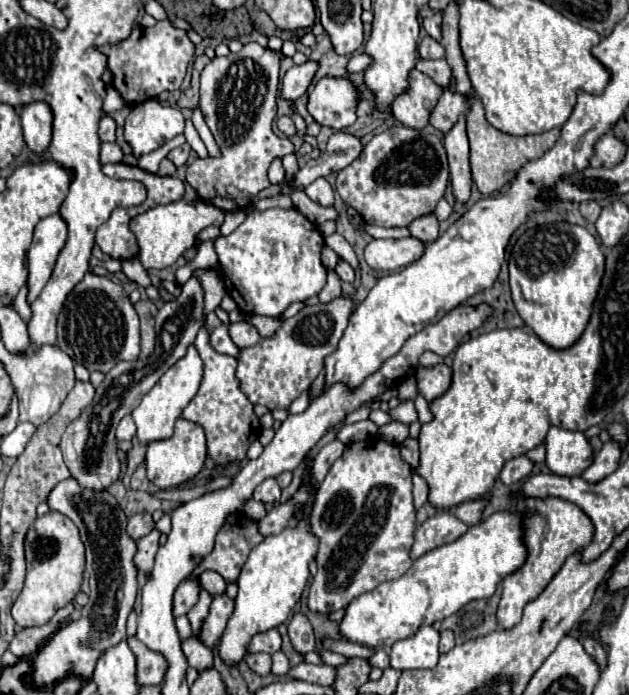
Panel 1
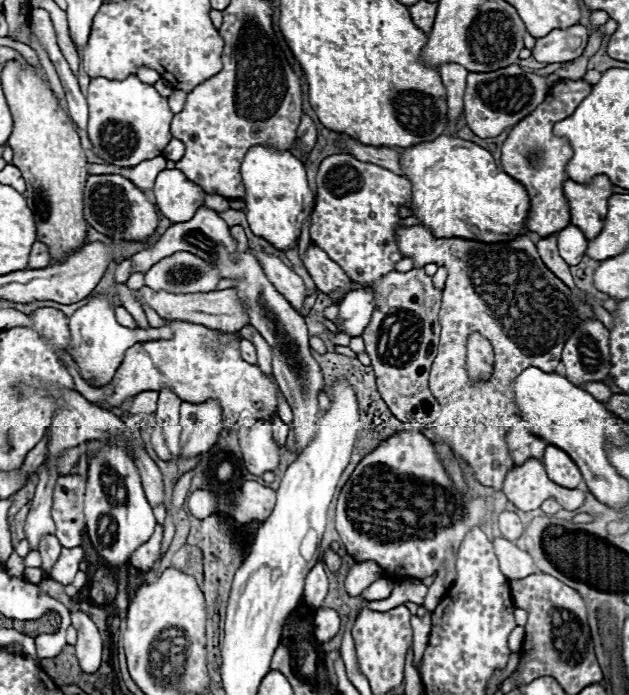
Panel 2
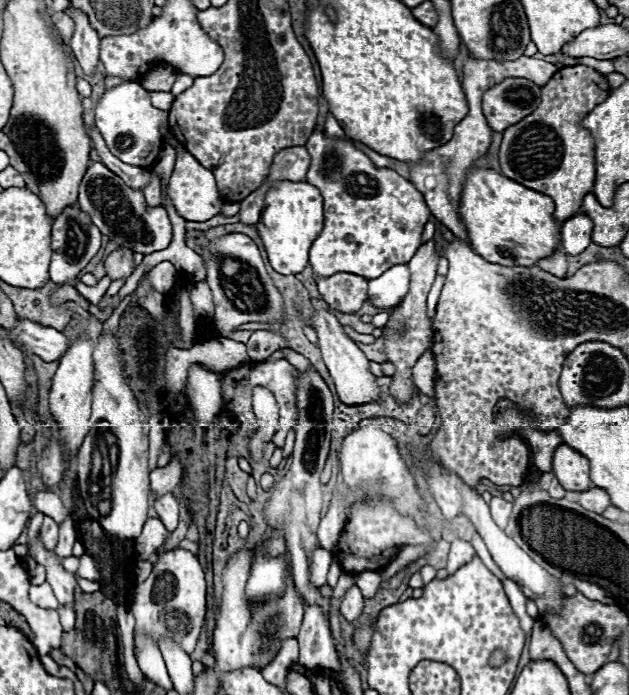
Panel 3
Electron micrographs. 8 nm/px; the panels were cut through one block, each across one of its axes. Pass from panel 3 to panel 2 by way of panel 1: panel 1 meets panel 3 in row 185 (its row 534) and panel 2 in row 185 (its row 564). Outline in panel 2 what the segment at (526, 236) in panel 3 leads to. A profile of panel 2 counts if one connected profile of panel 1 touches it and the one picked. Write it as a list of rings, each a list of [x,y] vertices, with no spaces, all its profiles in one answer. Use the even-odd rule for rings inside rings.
[[[440,136],[432,142],[420,142],[416,146],[408,146],[400,150],[400,166],[404,176],[412,184],[412,200],[410,210],[422,222],[424,228],[432,230],[434,236],[440,238],[466,238],[466,240],[482,240],[482,242],[506,242],[520,234],[524,234],[524,224],[528,216],[528,194],[522,184],[512,180],[508,174],[498,172],[492,154],[468,140],[456,136]]]

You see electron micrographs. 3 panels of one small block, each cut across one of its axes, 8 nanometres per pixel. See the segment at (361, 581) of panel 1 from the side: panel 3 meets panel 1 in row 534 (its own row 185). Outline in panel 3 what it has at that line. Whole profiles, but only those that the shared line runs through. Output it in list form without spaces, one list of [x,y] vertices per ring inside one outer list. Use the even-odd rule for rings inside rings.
[[[314,130],[306,142],[306,148],[312,156],[306,180],[318,186],[318,190],[324,196],[324,226],[310,248],[310,264],[314,268],[314,276],[350,272],[372,280],[396,264],[406,264],[412,258],[412,254],[416,254],[424,224],[430,218],[430,210],[424,202],[424,196],[414,188],[414,184],[390,168],[374,166],[362,150],[354,148],[350,142],[344,140],[330,140],[324,136],[324,132]]]

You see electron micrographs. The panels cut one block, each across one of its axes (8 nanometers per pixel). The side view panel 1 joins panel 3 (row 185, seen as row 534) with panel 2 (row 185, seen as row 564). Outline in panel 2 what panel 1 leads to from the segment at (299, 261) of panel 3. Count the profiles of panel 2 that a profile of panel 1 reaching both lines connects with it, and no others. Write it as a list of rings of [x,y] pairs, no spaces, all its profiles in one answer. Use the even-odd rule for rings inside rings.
[[[252,146],[240,166],[246,188],[246,218],[256,236],[266,238],[280,250],[290,250],[298,244],[302,222],[310,216],[314,200],[308,186],[304,164],[290,154],[290,150],[276,150],[268,146]]]

